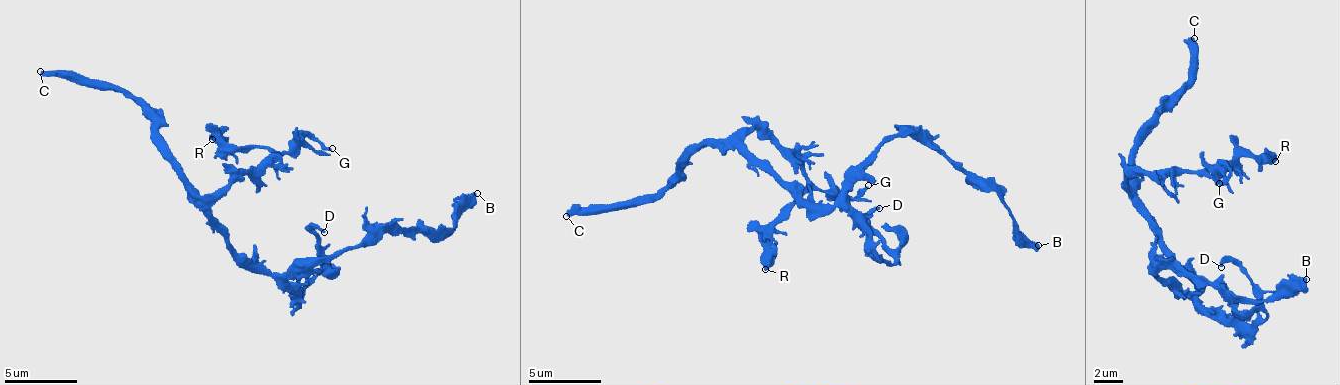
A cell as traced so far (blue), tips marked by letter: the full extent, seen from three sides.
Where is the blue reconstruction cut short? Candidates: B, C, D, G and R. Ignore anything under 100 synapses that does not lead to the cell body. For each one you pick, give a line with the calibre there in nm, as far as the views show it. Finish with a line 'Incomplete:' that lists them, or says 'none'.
C: 400 nm
Incomplete: C

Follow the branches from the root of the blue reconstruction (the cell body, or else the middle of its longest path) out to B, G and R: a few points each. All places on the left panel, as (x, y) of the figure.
B: (252, 267), (299, 276), (337, 253), (367, 246), (380, 234), (417, 225), (450, 232), (477, 193)
G: (252, 267), (211, 215), (213, 202), (268, 158), (301, 147), (332, 148)
R: (252, 267), (211, 215), (213, 202), (234, 180), (258, 171), (273, 155), (228, 144), (217, 133), (212, 139)

